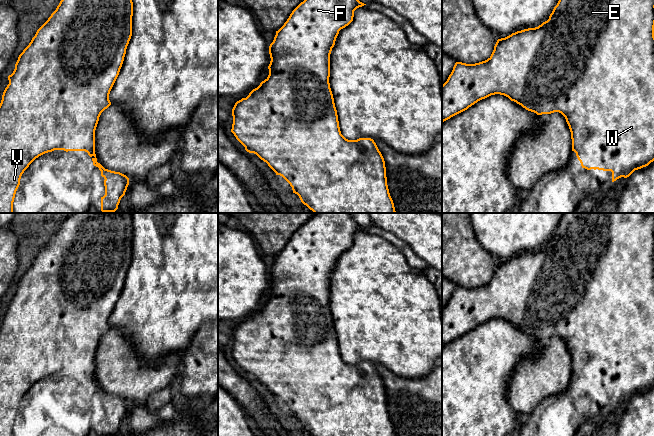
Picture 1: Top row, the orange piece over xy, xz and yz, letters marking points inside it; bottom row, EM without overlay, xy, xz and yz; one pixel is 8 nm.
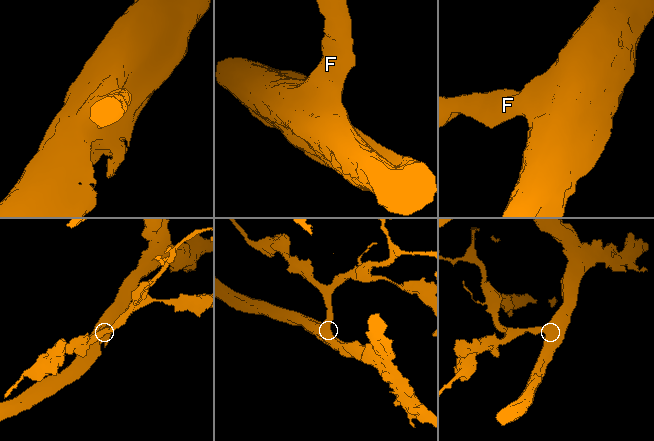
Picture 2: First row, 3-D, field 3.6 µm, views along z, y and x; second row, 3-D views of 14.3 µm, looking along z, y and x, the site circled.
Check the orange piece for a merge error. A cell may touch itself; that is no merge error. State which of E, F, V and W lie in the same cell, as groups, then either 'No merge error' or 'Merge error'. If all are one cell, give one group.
Groups: E F V W. No merge error

